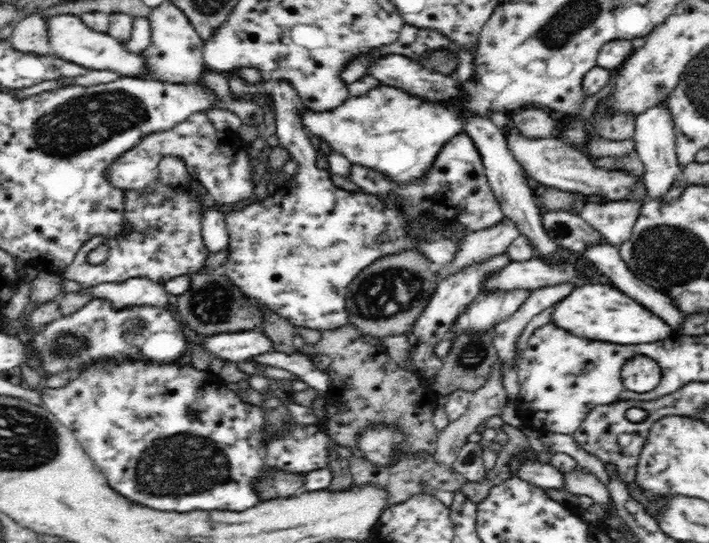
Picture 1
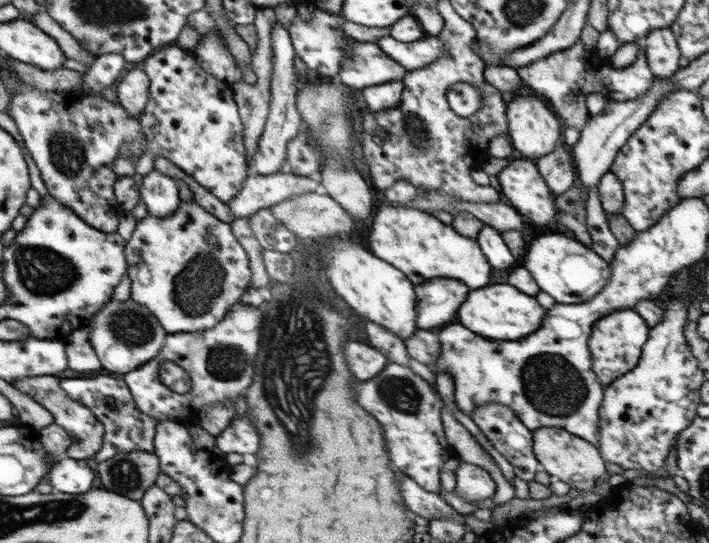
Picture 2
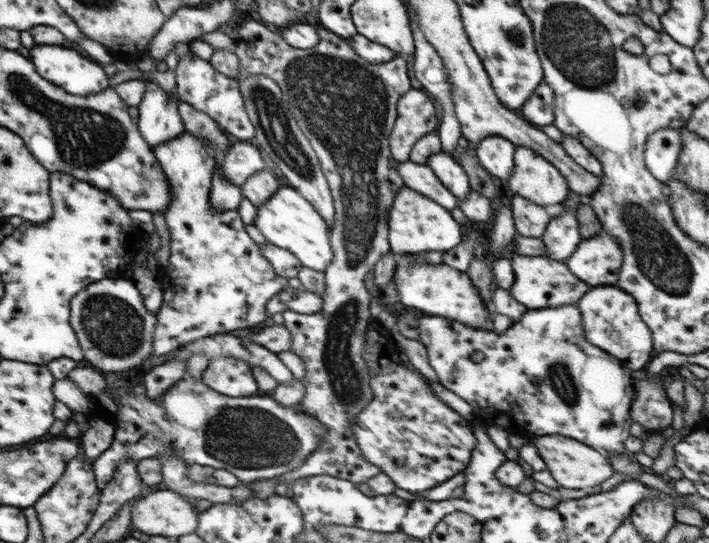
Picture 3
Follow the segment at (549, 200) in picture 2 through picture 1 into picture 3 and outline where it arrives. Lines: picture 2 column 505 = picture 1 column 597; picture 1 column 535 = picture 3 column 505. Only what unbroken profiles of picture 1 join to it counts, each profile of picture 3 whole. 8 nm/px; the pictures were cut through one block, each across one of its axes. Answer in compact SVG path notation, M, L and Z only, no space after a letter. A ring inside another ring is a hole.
M491 135L481 139L475 147L475 158L481 168L495 178L507 180L513 169L516 146L505 138Z

